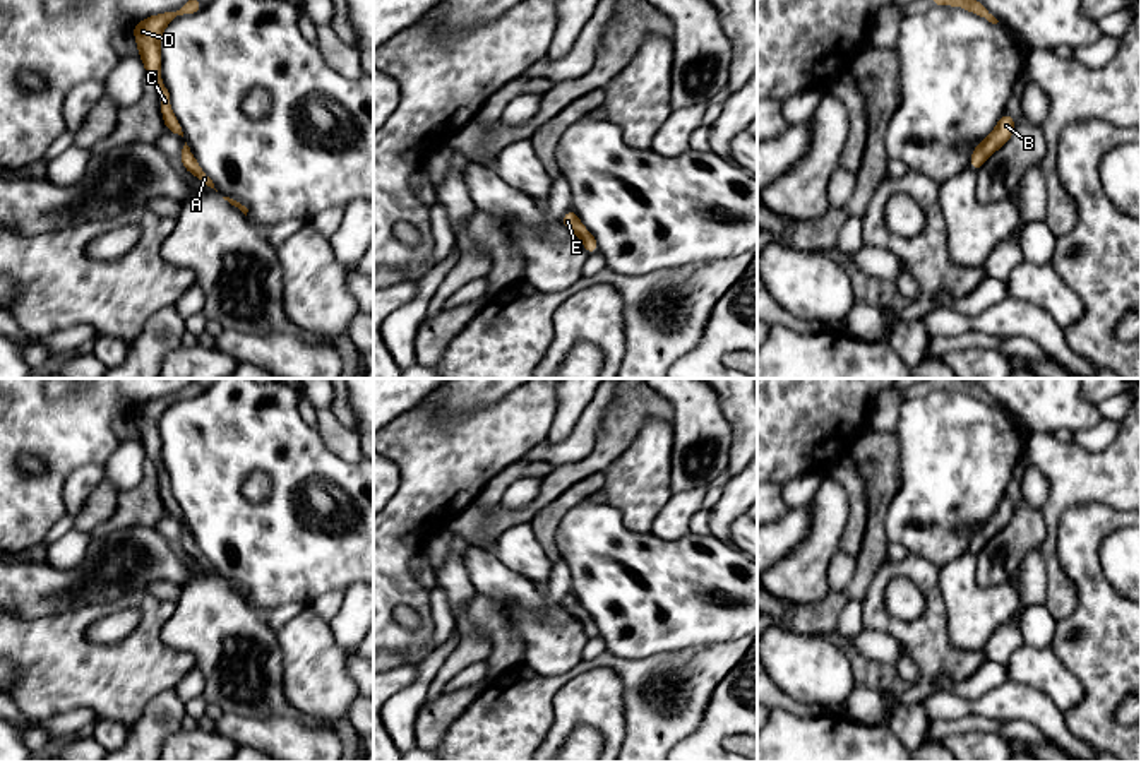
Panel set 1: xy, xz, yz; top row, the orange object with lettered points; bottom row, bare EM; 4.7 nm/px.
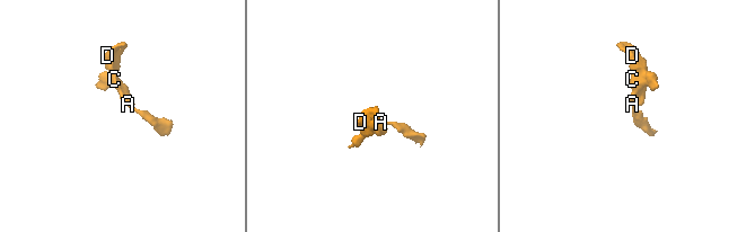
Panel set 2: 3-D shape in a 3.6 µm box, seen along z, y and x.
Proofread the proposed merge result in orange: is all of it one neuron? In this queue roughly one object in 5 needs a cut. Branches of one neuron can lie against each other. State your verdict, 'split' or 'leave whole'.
leave whole

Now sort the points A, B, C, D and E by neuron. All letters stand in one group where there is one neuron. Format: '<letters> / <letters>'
A B C D E

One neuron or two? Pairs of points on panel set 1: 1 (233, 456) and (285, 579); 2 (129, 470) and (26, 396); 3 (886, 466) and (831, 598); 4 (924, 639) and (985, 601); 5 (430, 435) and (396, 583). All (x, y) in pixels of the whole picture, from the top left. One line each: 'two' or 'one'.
1: one
2: two
3: one
4: two
5: one

